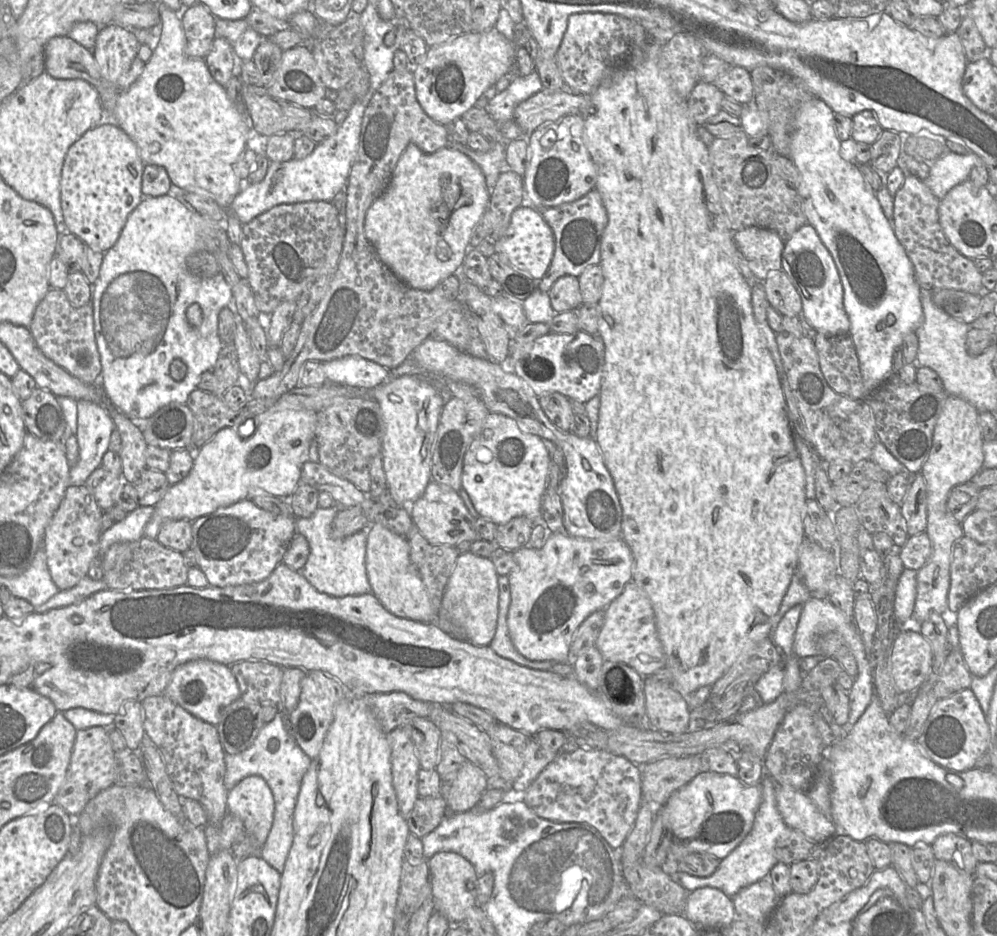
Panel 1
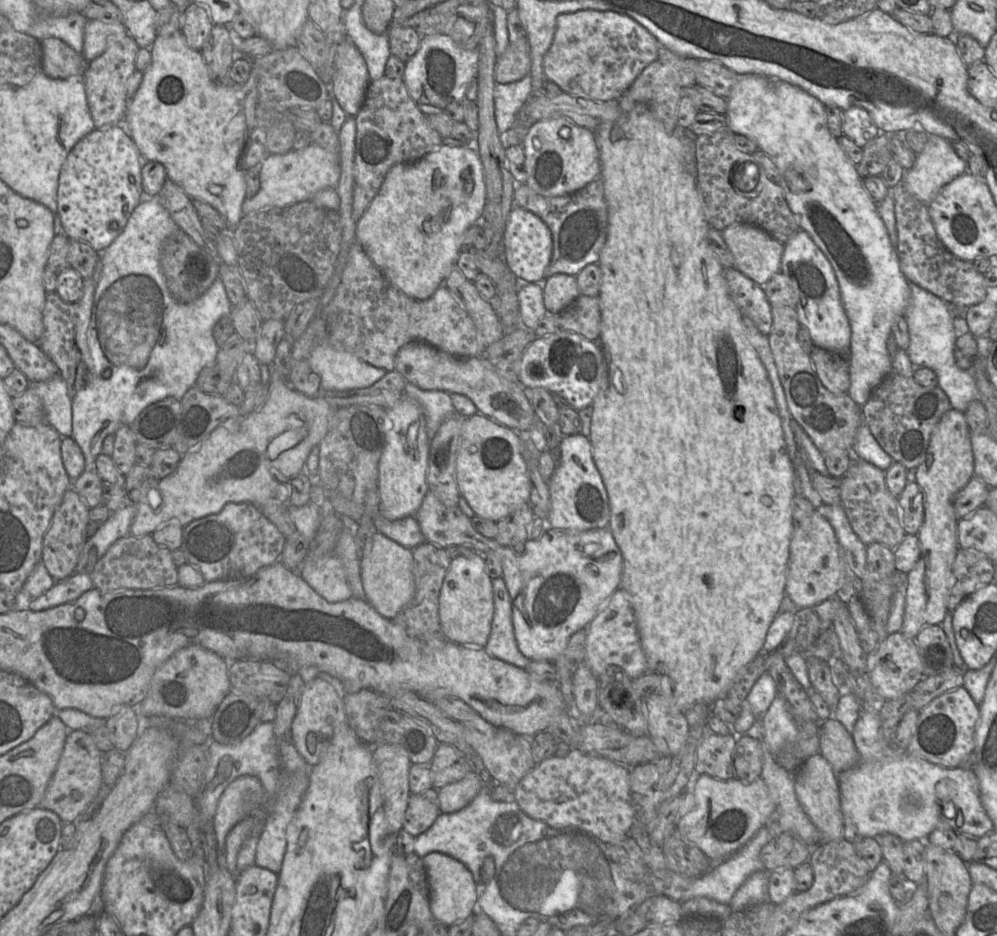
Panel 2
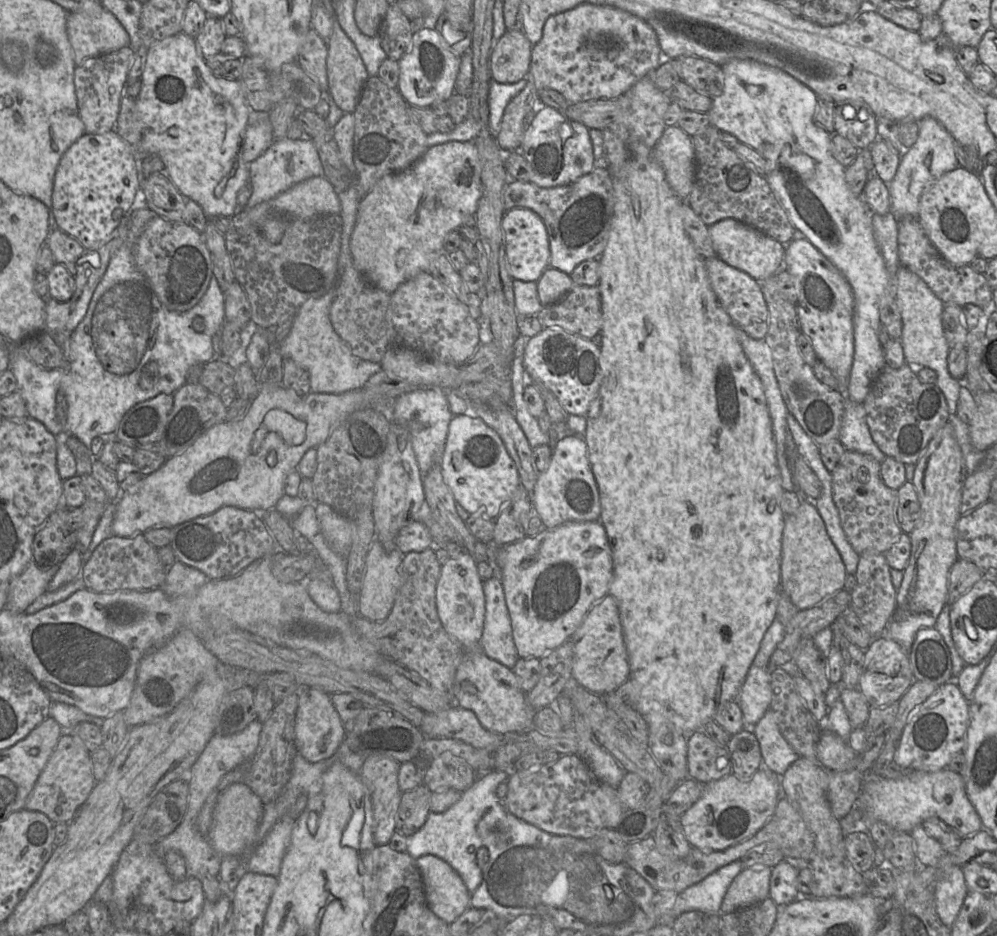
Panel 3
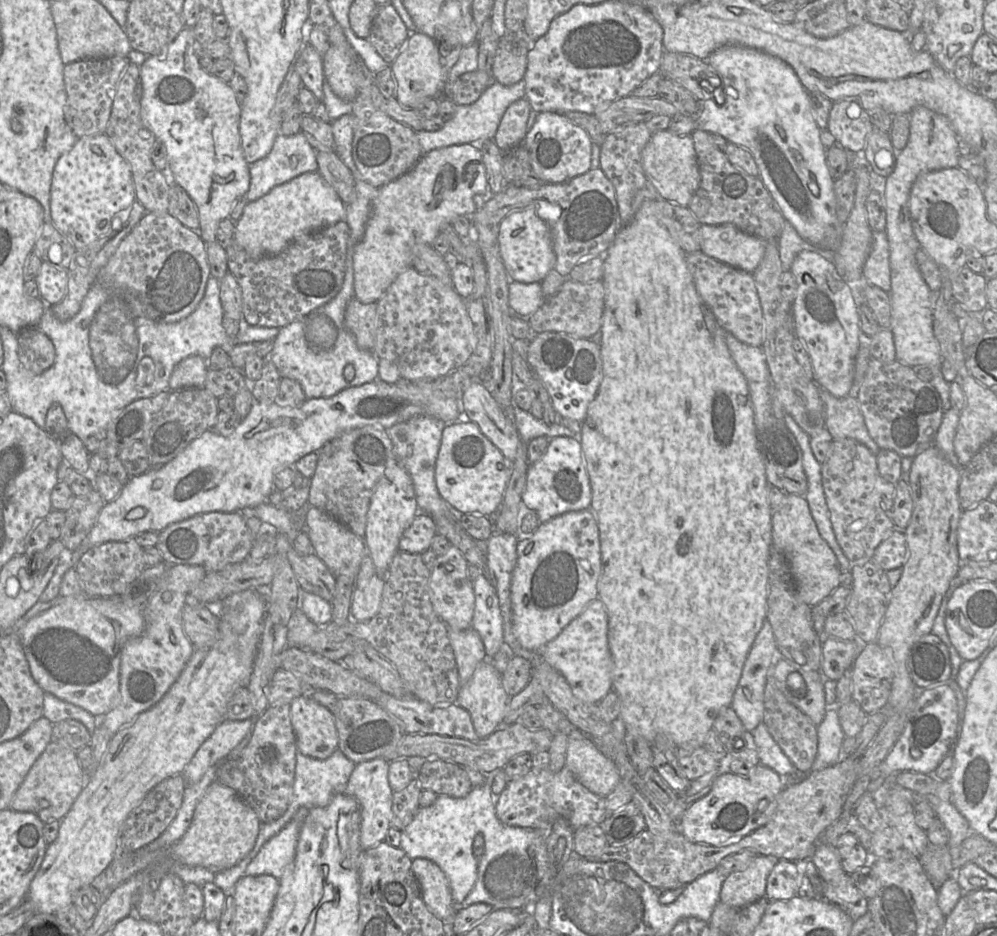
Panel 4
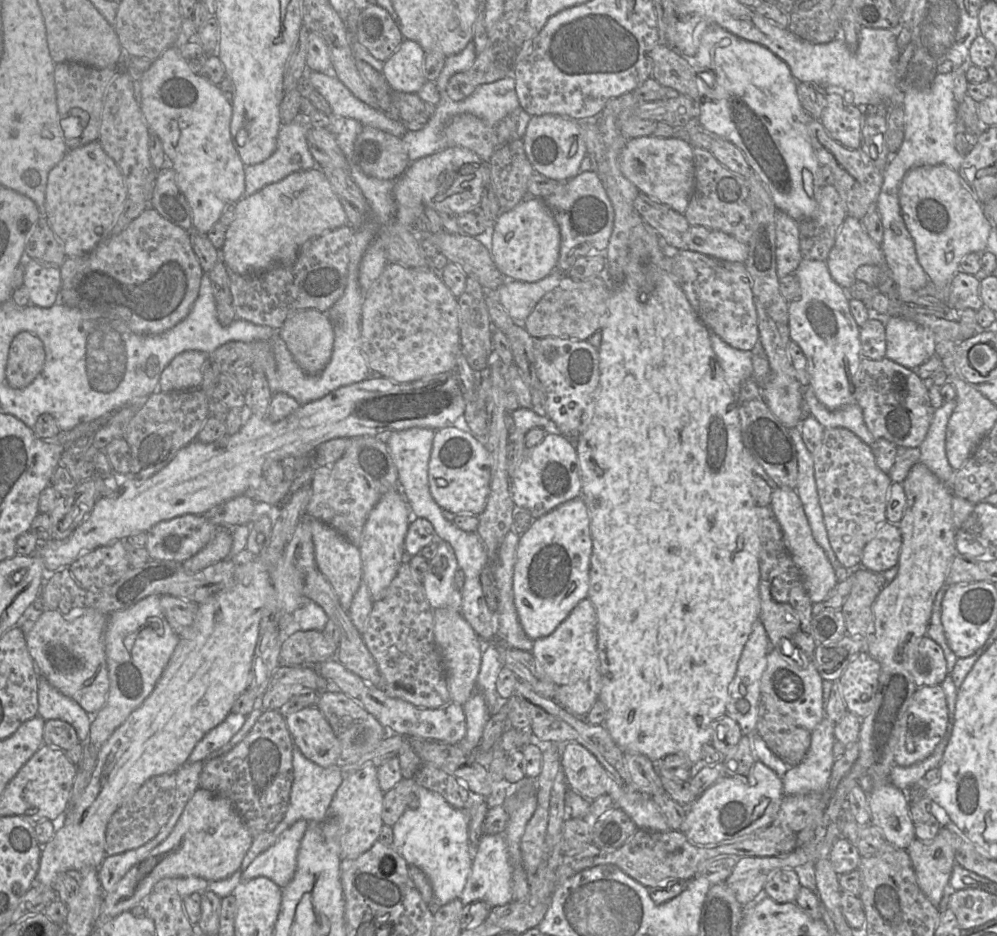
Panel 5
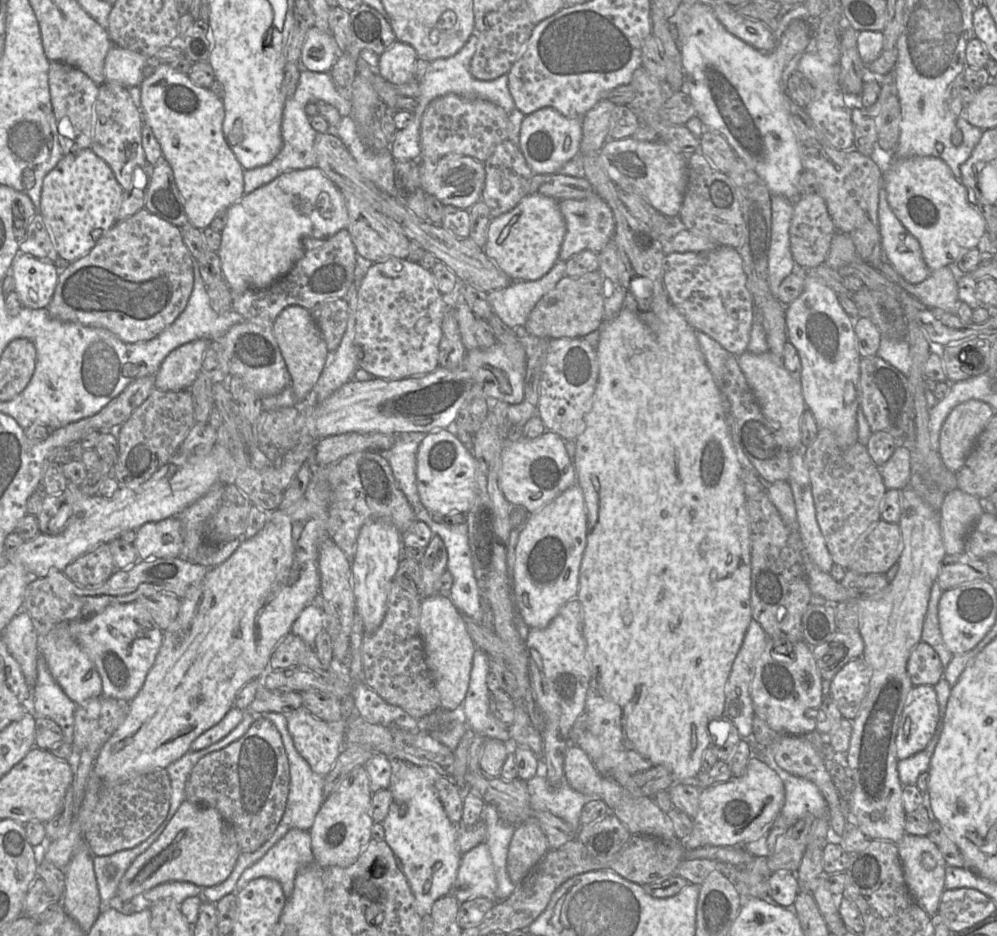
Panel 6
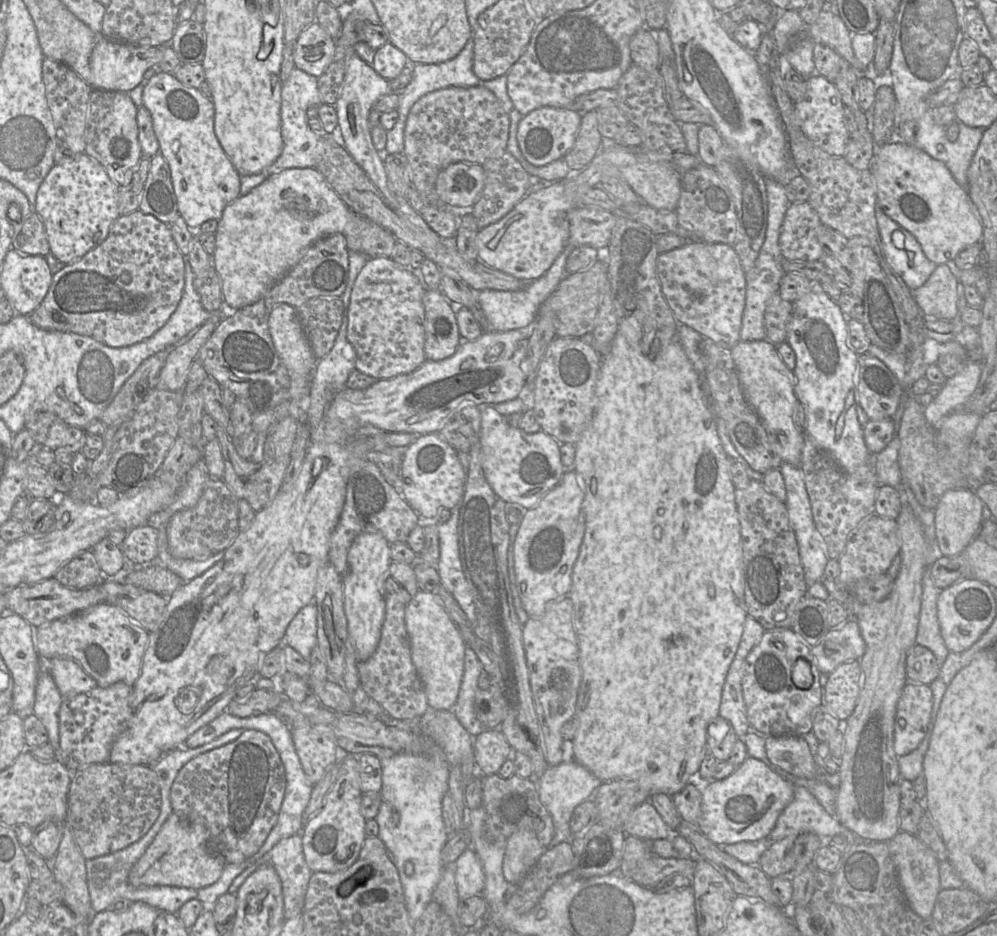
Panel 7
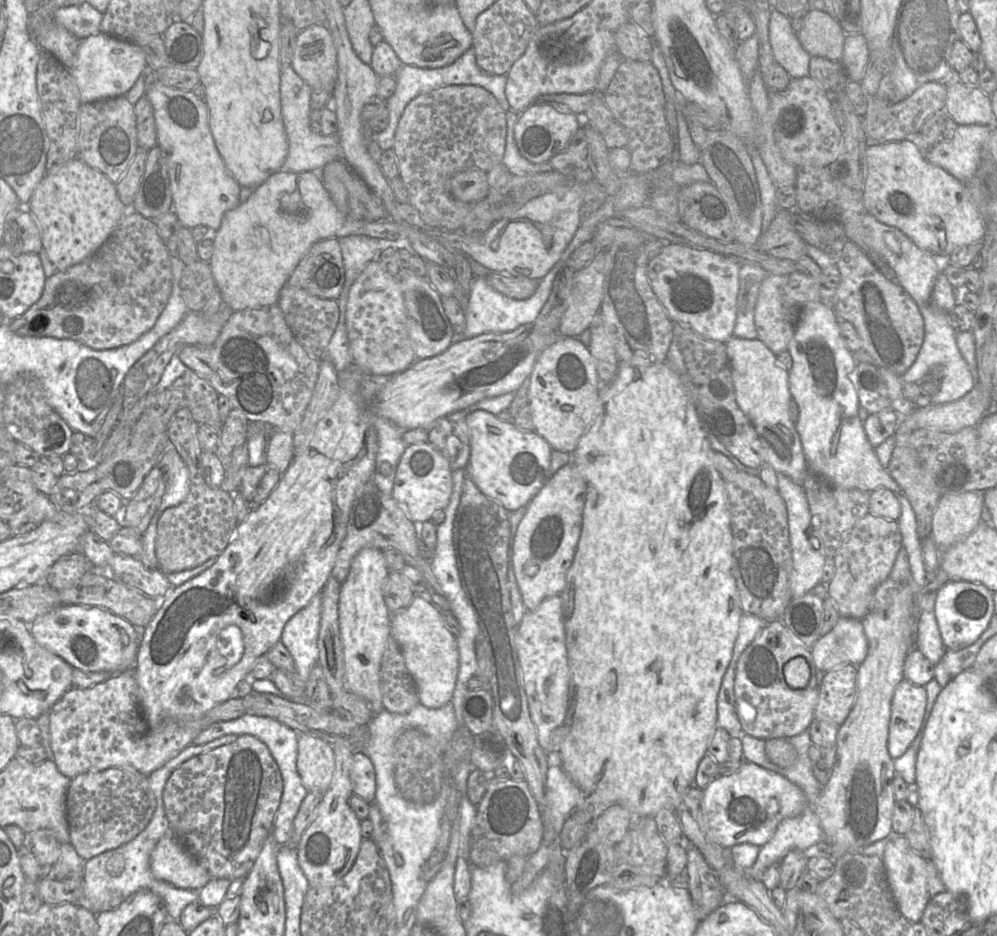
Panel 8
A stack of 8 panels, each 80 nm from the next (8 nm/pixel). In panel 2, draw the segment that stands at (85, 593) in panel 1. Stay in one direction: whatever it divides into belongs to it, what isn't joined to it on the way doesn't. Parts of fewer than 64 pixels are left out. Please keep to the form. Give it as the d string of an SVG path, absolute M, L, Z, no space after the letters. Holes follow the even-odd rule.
M75 572L63 581L58 581L52 588L32 600L28 609L42 611L78 599L83 593L92 590L94 583L86 572Z

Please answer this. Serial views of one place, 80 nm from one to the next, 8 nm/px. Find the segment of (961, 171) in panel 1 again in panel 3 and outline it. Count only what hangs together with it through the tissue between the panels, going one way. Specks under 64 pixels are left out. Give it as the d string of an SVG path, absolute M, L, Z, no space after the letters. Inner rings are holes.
M933 117L918 121L919 134L916 142L900 157L900 163L893 180L888 183L890 193L890 212L897 223L908 215L918 215L919 200L924 190L944 173L959 167L953 136Z

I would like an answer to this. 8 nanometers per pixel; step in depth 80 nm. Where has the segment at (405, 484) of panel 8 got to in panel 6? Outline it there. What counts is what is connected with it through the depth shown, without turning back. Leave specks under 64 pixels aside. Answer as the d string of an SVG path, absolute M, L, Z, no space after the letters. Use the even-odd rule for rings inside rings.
M452 428L427 433L419 445L416 457L416 483L422 504L431 512L449 514L467 513L477 495L476 462Z

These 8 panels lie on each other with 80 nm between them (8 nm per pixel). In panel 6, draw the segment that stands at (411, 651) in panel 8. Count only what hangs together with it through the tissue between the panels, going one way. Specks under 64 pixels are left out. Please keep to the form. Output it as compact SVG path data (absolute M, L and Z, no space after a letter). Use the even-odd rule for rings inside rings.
M440 593L423 597L420 612L420 634L424 644L428 669L439 692L441 708L459 709L465 699L476 645L469 635L463 614L449 595Z

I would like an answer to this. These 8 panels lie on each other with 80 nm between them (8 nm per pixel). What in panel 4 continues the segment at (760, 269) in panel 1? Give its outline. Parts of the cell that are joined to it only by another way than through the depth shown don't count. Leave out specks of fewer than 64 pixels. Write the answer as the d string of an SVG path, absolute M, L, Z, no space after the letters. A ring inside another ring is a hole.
M732 224L702 225L700 251L736 269L753 273L766 249L766 241Z

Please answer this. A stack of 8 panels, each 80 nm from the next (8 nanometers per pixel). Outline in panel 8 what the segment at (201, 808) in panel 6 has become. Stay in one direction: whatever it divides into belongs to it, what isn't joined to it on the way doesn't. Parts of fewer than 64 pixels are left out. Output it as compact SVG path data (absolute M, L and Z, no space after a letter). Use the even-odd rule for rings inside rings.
M172 832L157 843L150 856L150 868L156 879L181 889L200 890L212 879L208 870L178 842Z

